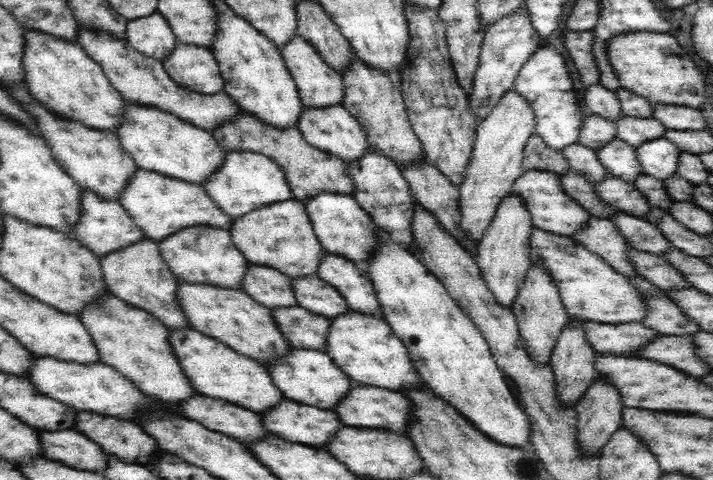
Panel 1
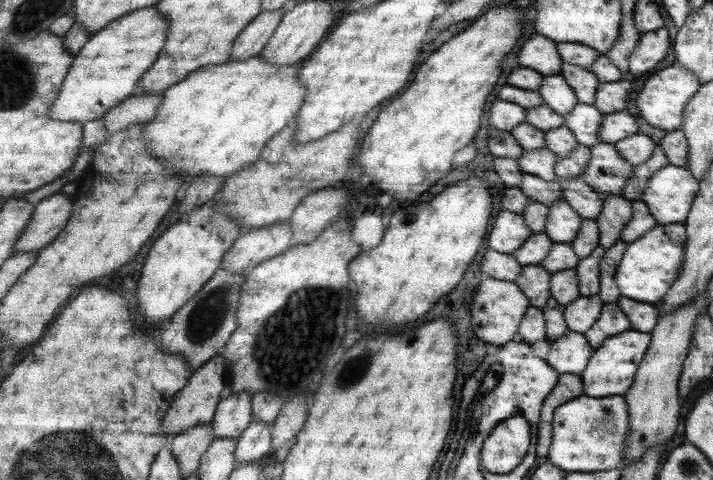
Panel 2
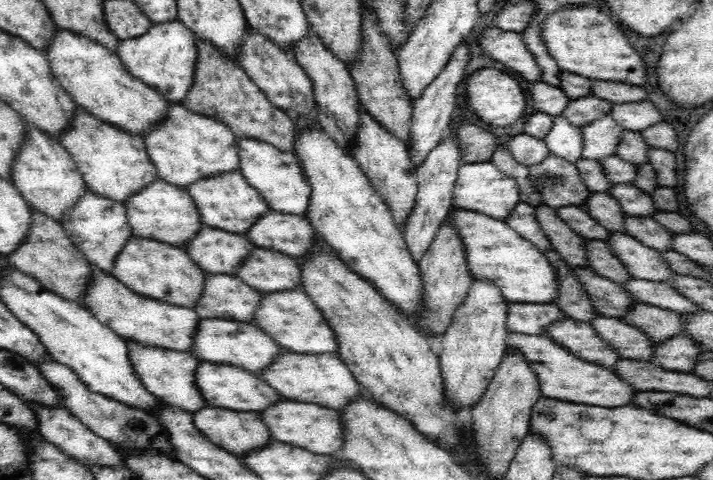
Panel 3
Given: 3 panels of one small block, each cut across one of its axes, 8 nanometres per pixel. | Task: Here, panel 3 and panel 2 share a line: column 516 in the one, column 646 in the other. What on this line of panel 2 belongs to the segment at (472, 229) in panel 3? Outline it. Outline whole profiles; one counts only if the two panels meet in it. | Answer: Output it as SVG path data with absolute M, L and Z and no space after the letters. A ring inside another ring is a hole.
M676 223L658 224L654 230L645 232L636 242L628 244L615 276L622 296L650 305L663 301L681 274L686 257L686 242L687 227Z

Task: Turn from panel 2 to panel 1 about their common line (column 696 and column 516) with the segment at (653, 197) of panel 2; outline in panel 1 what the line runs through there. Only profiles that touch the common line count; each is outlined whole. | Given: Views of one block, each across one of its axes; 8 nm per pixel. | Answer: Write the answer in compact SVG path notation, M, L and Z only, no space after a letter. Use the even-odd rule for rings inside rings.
M524 170L514 180L510 192L516 193L522 199L522 206L530 216L530 224L536 229L547 233L572 237L578 230L582 230L584 224L588 224L590 213L585 211L578 202L566 195L556 173L544 170Z

